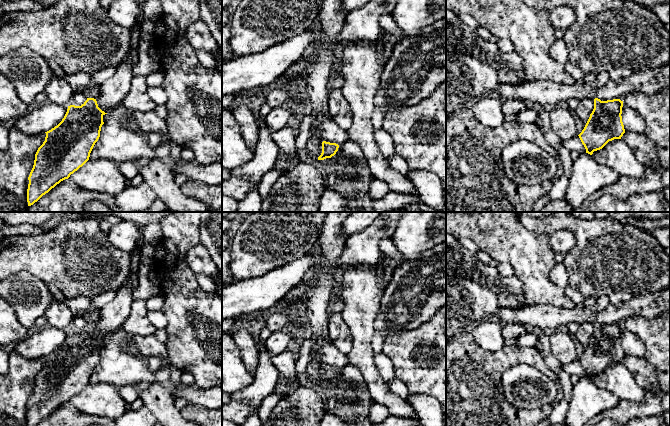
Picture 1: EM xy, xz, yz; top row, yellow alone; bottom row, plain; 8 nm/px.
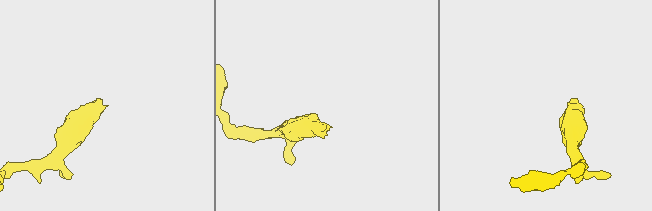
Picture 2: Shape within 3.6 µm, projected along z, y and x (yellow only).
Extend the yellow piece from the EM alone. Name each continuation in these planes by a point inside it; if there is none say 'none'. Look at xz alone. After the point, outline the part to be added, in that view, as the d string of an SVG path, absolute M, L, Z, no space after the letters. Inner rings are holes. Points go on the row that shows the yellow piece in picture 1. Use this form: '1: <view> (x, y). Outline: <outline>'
1: xz (350, 177). Outline: M339 145L338 151L331 158L317 161L323 170L326 188L339 193L346 199L346 208L343 212L373 212L373 199L369 196L369 185L374 178L367 161L357 159L342 151Z

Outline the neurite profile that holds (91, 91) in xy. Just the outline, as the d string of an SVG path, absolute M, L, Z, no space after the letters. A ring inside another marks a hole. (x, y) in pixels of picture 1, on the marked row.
M90 85L82 90L86 98L97 98L100 95L100 89L97 85Z

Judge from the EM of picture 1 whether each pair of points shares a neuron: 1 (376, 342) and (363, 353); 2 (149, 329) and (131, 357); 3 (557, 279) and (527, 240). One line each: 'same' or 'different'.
1: different
2: different
3: different

